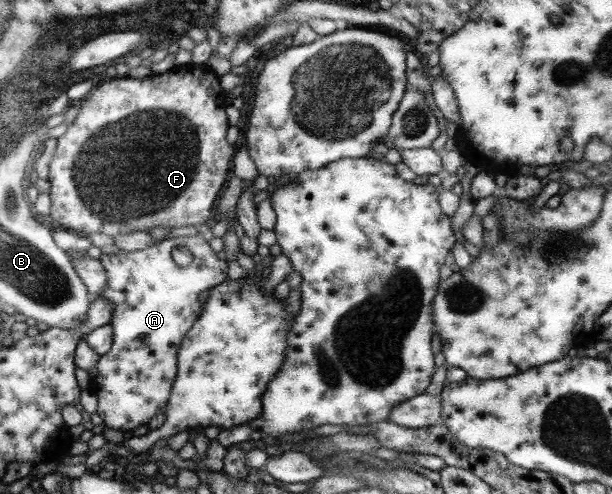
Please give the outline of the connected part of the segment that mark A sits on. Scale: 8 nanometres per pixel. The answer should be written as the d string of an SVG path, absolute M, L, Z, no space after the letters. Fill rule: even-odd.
M197 234L165 238L152 243L141 251L122 251L121 254L102 254L98 258L106 273L106 284L99 296L109 303L112 329L112 345L96 361L95 377L88 389L95 394L96 413L102 424L122 432L131 431L157 413L164 413L167 398L177 372L177 349L181 338L189 331L201 314L202 304L198 301L199 293L226 281L227 263L219 260L205 239ZM177 245L187 247L192 260L186 266L177 266L169 252Z

